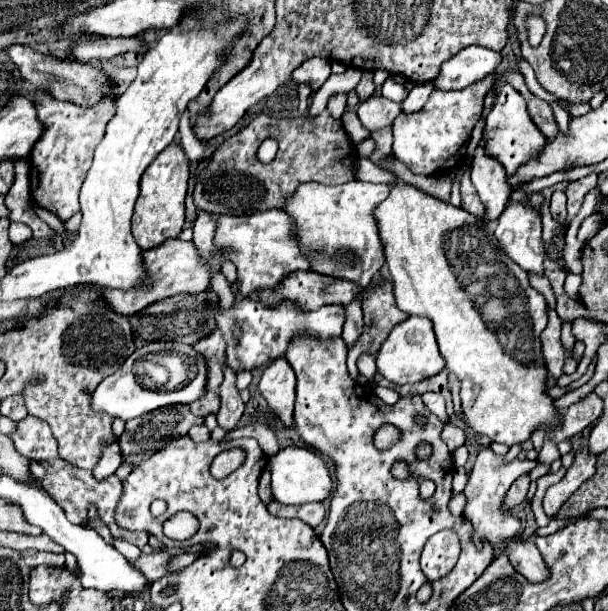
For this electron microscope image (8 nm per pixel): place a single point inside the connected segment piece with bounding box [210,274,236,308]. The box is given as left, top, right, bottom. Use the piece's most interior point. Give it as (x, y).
(220, 285)

